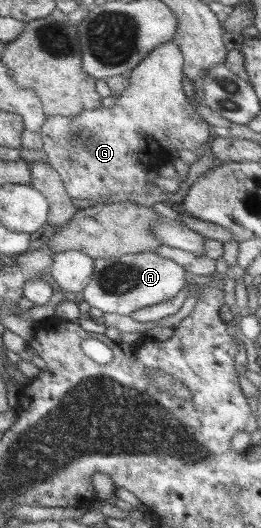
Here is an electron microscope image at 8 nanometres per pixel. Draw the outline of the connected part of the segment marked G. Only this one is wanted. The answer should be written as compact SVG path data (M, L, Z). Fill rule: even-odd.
M173 39L157 46L140 64L134 67L130 72L129 85L121 92L116 99L116 103L113 108L105 108L100 106L99 108L93 108L92 110L84 110L79 115L73 117L56 115L45 119L44 124L40 127L39 133L43 142L42 150L46 153L46 160L48 164L60 175L66 192L72 198L79 198L80 200L96 200L104 196L112 196L113 194L122 195L124 199L133 198L136 200L147 200L147 190L150 186L154 186L154 181L147 180L148 172L156 171L159 166L172 162L174 158L170 152L174 150L196 150L201 146L204 146L207 142L213 139L212 127L196 112L196 109L190 104L190 101L186 97L184 90L182 89L182 77L183 77L183 54L179 49L179 46L173 41Z

